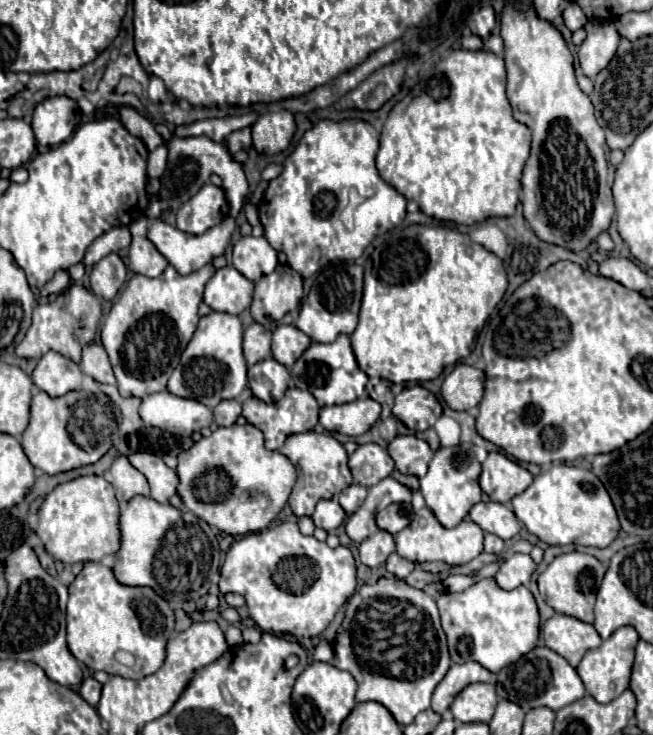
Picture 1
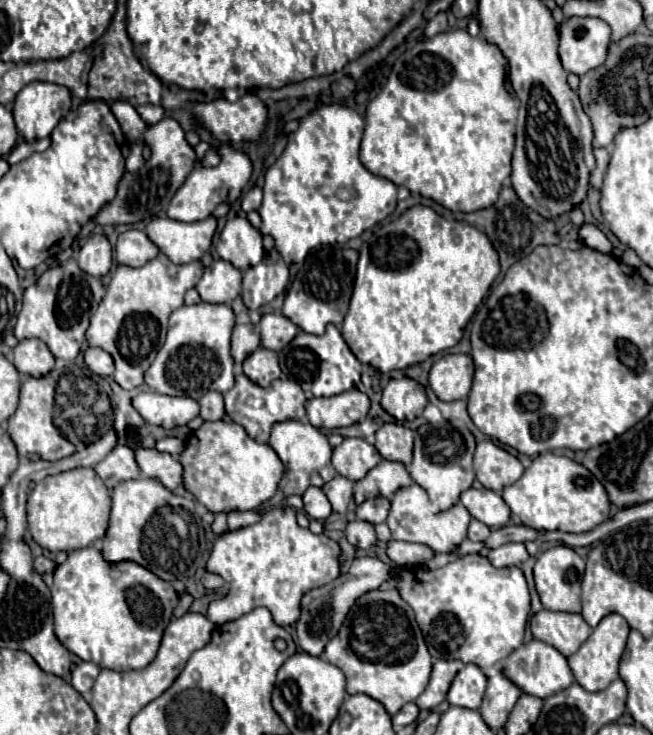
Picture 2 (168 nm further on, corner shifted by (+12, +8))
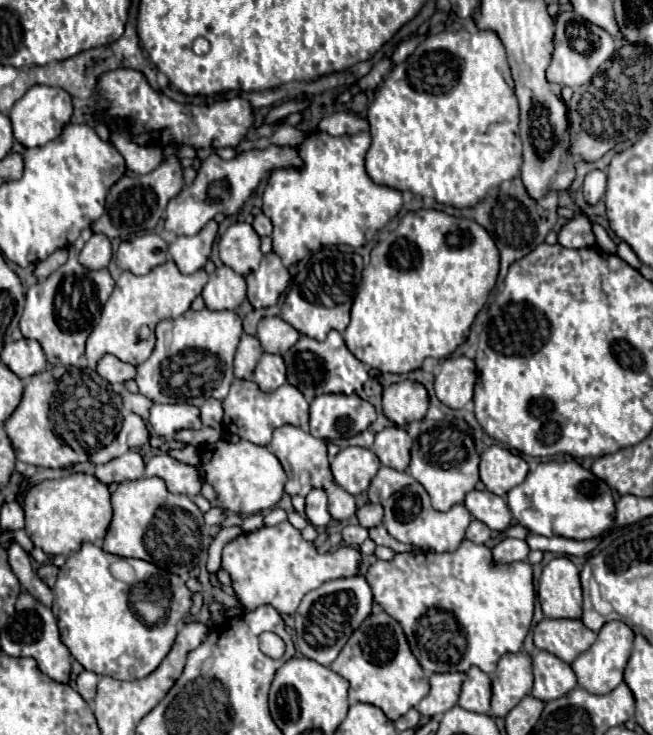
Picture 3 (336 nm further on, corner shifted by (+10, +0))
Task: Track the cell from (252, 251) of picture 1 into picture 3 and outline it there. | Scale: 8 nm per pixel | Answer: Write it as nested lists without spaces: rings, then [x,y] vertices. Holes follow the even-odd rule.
[[[234,223],[220,239],[220,259],[238,275],[248,275],[258,269],[262,251],[260,237],[248,223]]]

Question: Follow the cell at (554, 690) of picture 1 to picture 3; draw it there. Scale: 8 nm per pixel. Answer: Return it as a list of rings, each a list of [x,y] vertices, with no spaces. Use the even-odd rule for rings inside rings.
[[[536,651],[532,655],[532,673],[532,697],[544,703],[564,697],[570,689],[576,687],[576,675],[572,667],[548,651]]]

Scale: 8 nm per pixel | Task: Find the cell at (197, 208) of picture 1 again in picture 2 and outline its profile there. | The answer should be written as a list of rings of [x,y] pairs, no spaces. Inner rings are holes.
[[[220,145],[218,147],[218,155],[220,155],[220,163],[216,167],[196,165],[192,169],[188,179],[176,191],[176,195],[172,197],[172,201],[168,205],[168,217],[170,219],[190,221],[190,223],[192,221],[202,221],[216,209],[216,205],[220,205],[220,203],[232,205],[234,201],[240,198],[242,189],[246,187],[246,183],[248,183],[248,179],[252,175],[250,157],[244,151],[234,149],[232,145]]]

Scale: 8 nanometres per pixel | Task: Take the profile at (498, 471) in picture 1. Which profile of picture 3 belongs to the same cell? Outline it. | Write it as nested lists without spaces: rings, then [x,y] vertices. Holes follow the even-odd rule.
[[[492,445],[480,455],[480,481],[490,493],[498,497],[504,497],[510,489],[520,485],[526,479],[526,475],[526,461],[504,447]]]

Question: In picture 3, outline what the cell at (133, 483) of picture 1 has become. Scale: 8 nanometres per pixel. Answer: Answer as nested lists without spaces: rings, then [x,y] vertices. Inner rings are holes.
[[[128,451],[104,465],[96,465],[94,475],[104,485],[142,479],[144,477],[144,461],[136,451]]]

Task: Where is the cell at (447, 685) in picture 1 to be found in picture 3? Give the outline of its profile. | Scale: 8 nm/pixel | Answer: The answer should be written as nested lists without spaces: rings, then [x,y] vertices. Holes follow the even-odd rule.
[[[434,673],[430,677],[430,693],[420,701],[418,713],[424,717],[440,717],[452,709],[460,695],[464,673]]]

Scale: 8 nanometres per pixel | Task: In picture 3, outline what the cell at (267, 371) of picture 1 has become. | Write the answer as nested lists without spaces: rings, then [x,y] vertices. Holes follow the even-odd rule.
[[[264,353],[264,357],[260,357],[260,361],[254,369],[252,379],[264,393],[270,393],[270,391],[278,389],[280,385],[284,385],[286,383],[286,365],[284,365],[282,357]]]

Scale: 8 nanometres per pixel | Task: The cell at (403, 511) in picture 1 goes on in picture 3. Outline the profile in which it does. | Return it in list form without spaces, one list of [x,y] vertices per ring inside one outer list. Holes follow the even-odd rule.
[[[368,503],[368,505],[364,505],[364,507],[360,507],[356,511],[356,517],[358,517],[358,521],[360,521],[362,527],[372,529],[372,527],[376,527],[376,525],[382,523],[384,509],[382,509],[380,503]]]

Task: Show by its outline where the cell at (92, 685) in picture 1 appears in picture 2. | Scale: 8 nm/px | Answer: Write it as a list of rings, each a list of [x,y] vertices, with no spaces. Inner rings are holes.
[[[80,663],[80,665],[76,665],[74,671],[72,671],[72,687],[78,693],[86,695],[92,689],[98,673],[100,673],[100,667],[94,665],[94,663]]]

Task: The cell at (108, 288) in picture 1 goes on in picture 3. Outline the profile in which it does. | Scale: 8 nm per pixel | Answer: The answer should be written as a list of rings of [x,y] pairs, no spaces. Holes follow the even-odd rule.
[[[94,233],[78,257],[78,261],[86,269],[106,269],[110,259],[112,259],[112,247],[108,237],[102,233]]]

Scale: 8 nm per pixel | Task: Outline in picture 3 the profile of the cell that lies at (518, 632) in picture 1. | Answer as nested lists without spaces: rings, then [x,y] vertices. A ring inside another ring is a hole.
[[[464,539],[454,553],[396,553],[392,561],[378,559],[368,569],[366,579],[372,587],[374,601],[402,625],[410,647],[426,673],[466,671],[472,665],[480,667],[484,673],[492,673],[502,655],[522,651],[522,641],[530,631],[534,611],[532,567],[522,561],[494,565],[492,551],[486,545],[474,545]]]

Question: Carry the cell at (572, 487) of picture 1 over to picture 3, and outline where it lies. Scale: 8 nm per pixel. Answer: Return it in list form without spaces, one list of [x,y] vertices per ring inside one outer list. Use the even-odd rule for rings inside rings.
[[[544,461],[528,473],[524,483],[508,493],[508,507],[516,523],[532,533],[568,539],[592,539],[614,523],[614,497],[610,487],[576,461]]]

